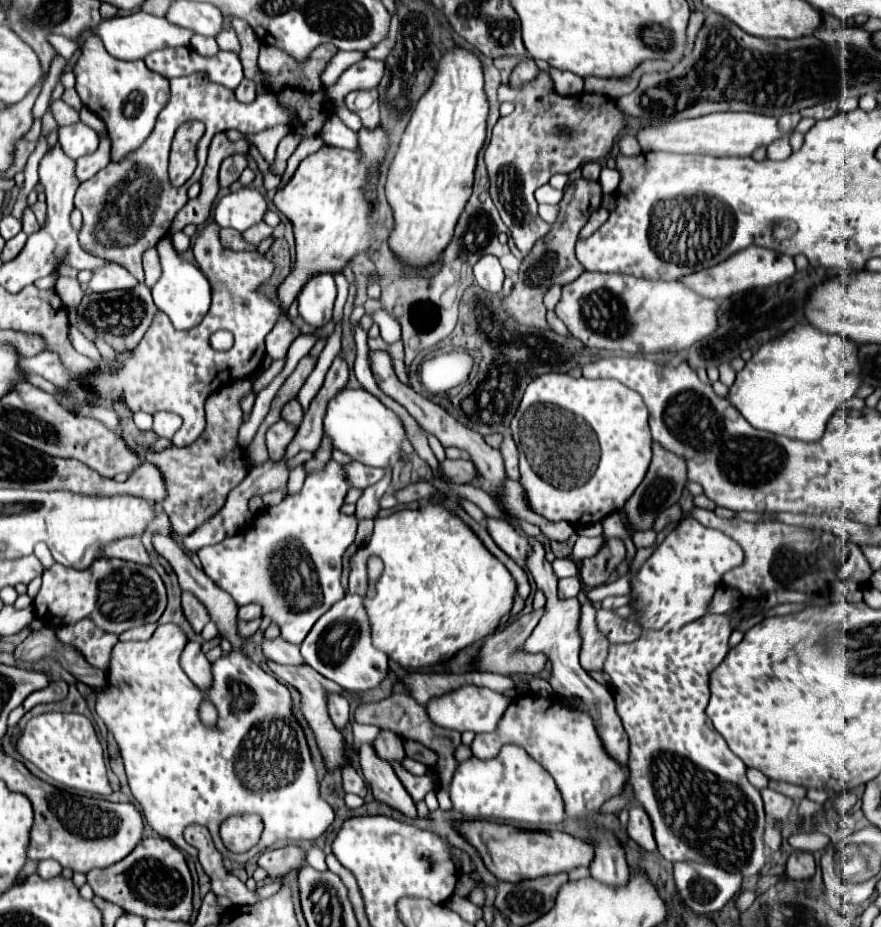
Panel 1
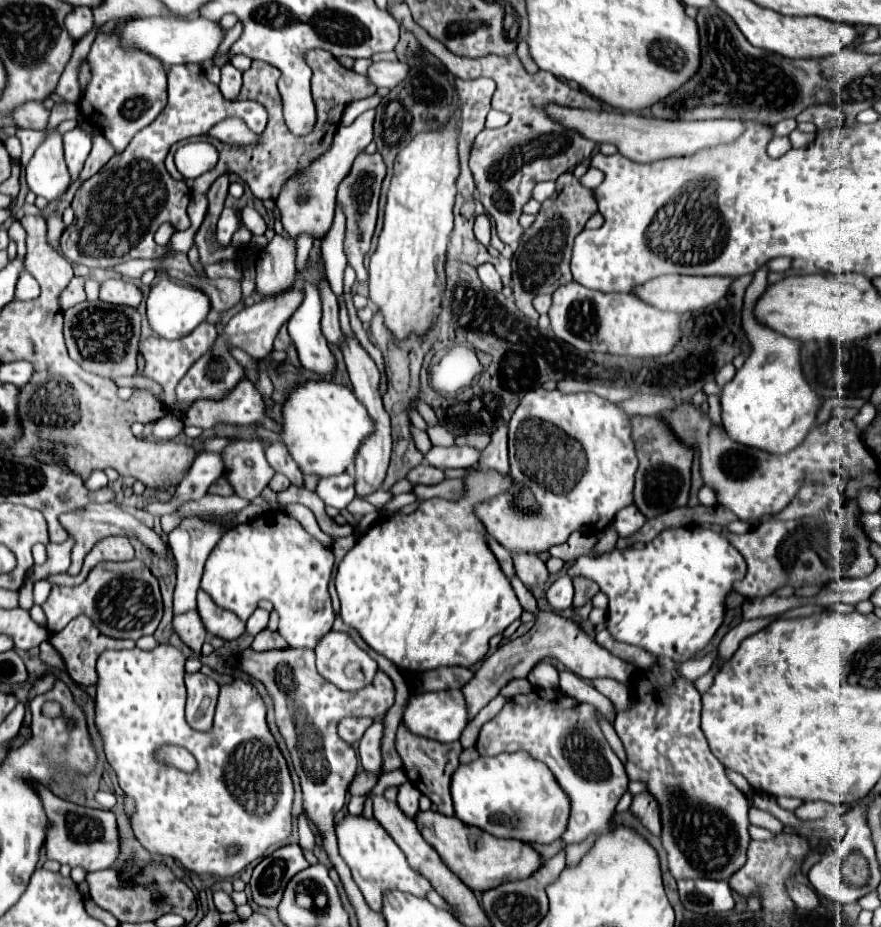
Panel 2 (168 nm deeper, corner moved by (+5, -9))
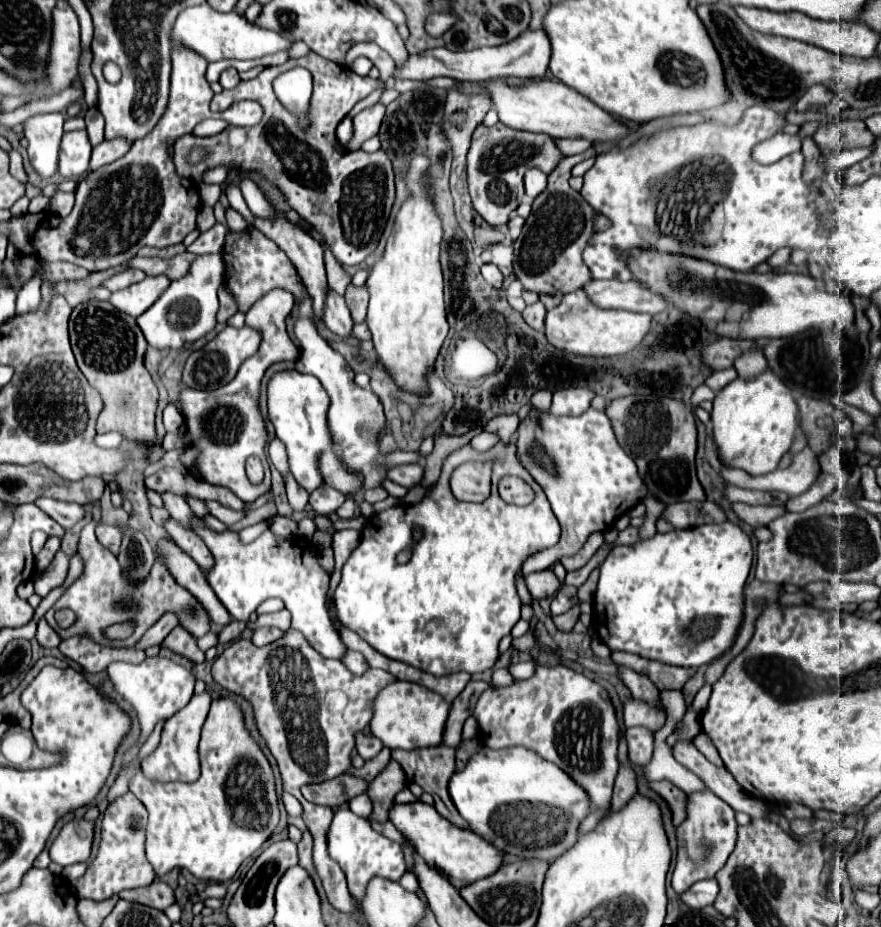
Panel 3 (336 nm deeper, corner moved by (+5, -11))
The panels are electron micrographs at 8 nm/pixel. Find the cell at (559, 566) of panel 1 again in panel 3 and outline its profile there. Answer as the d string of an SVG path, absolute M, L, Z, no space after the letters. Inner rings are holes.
M703 524L689 530L655 534L633 546L615 546L601 564L597 592L593 594L593 626L611 650L639 654L671 666L699 668L719 658L735 644L745 616L743 586L753 562L749 534L739 524Z

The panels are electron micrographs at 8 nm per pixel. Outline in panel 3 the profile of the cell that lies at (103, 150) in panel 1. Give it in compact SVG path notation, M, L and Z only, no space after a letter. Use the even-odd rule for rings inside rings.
M115 138L115 140L103 140L99 146L93 148L93 156L91 156L91 170L97 170L105 164L111 164L115 160L119 160L121 156L125 156L131 150L131 142L123 140L123 138Z

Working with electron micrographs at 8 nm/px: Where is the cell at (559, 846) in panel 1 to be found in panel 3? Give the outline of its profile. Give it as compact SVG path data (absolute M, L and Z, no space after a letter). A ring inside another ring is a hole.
M421 800L413 802L413 804L393 804L389 808L389 820L405 836L405 840L411 842L415 852L427 864L431 864L433 868L443 872L443 876L447 876L447 880L455 888L463 888L483 876L489 876L501 866L503 852L499 852L495 846L485 842L479 834L457 828L455 824L451 824L449 820L439 816L439 812L433 806L423 804Z

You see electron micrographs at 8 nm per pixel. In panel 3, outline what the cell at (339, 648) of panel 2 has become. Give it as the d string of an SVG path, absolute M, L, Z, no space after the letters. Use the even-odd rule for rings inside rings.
M347 650L347 654L345 654L345 658L341 660L353 674L363 674L367 668L369 668L369 664L365 662L365 658L363 658L363 654L361 652L353 652L353 650Z

